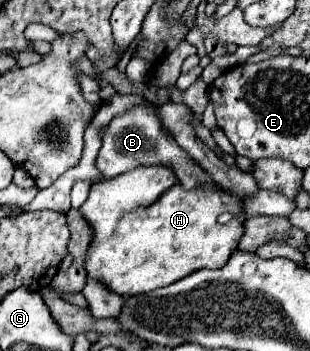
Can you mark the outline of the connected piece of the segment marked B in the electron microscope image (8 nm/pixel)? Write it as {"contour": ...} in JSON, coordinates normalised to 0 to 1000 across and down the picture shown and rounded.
{"contour":[[[458,293],[445,305],[432,305],[432,316],[419,316],[419,328],[394,328],[394,333],[374,333],[355,345],[355,356],[342,362],[329,425],[310,447],[310,481],[329,493],[329,504],[374,504],[445,470],[535,470],[574,499],[581,527],[606,533],[606,538],[619,538],[632,527],[703,533],[697,521],[684,521],[684,510],[671,499],[658,499],[658,487],[613,453],[613,442],[600,442],[600,430],[587,430],[561,407],[561,396],[529,385],[523,350],[503,333],[497,299],[458,299]]]}

